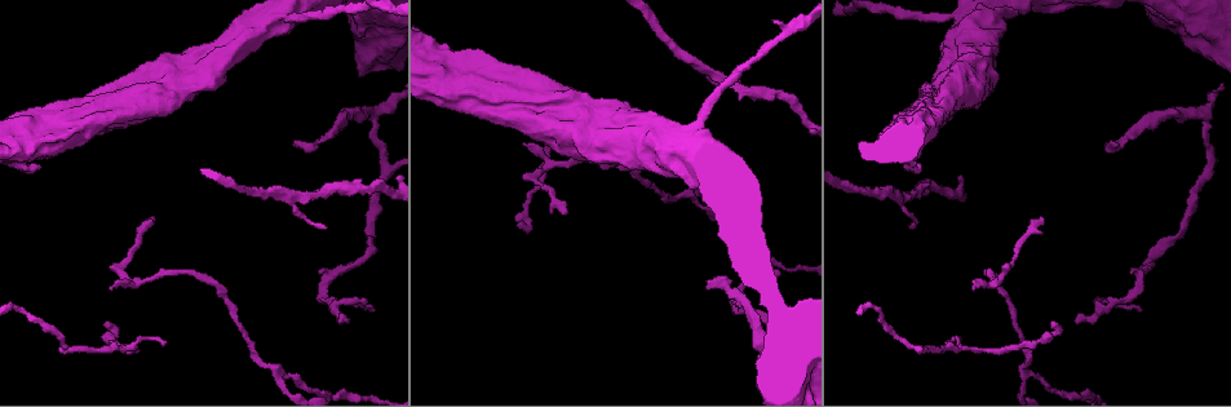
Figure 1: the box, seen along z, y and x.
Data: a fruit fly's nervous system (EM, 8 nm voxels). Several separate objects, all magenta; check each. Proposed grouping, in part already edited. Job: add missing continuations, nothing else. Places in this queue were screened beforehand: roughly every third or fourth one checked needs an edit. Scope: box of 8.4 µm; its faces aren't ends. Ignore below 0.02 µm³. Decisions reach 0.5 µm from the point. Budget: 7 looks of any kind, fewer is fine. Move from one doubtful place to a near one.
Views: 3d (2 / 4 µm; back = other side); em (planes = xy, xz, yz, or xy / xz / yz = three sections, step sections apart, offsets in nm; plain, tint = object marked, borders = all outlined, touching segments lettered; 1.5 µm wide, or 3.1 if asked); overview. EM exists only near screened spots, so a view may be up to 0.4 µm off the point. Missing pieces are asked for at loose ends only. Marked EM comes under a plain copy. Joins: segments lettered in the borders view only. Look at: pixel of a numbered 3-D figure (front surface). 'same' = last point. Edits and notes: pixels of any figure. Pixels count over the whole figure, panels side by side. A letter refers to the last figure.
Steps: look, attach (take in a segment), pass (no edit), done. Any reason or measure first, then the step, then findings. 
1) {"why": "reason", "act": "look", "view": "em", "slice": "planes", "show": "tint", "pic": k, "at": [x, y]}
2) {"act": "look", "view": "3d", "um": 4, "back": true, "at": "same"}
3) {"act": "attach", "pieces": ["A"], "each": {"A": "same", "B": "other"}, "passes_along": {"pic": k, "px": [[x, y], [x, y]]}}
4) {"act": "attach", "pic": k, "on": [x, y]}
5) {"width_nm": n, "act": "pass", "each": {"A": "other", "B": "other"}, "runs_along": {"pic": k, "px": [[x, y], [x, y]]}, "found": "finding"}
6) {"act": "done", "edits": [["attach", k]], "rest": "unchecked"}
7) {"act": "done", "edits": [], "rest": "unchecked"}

{"why": "free end", "act": "look", "view": "3d", "um": 4, "back": true, "pic": 1, "at": [566, 212]}

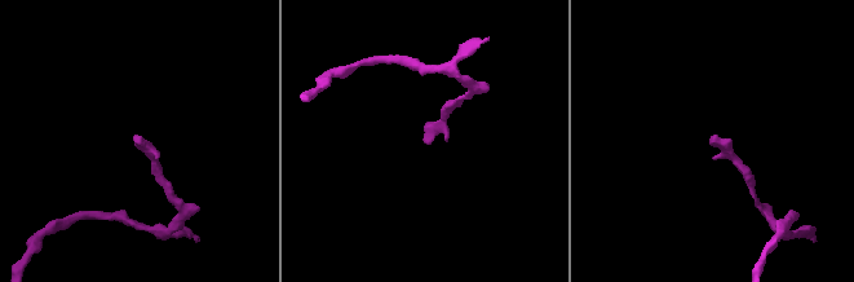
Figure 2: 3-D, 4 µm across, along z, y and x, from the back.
{"why": "shape alone is not enough", "act": "look", "view": "em", "slice": "yz", "step": 4, "show": "tint", "pic": 2, "at": [713, 136]}

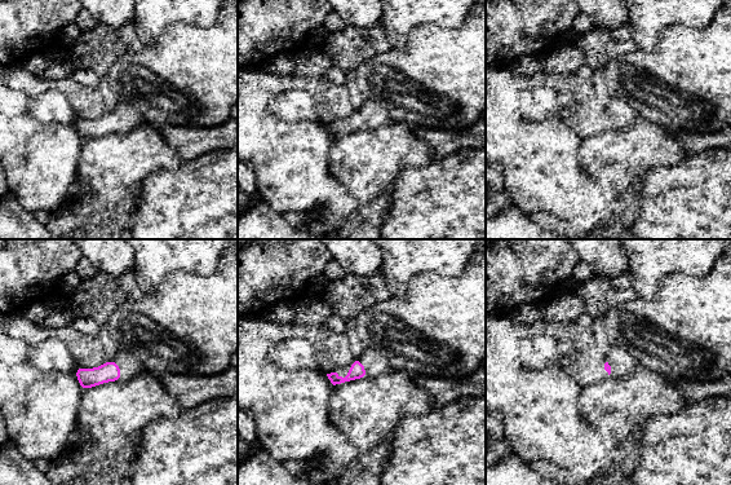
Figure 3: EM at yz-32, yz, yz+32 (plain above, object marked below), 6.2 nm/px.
{"why": "another direction", "act": "look", "view": "em", "slice": "planes", "show": "borders", "at": "same"}

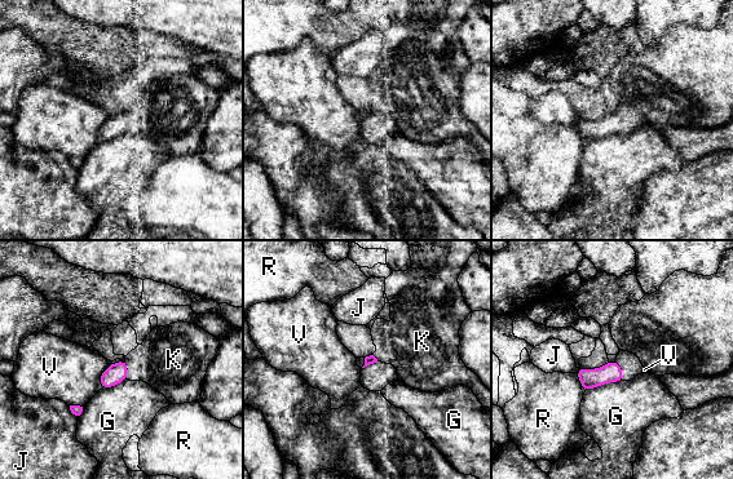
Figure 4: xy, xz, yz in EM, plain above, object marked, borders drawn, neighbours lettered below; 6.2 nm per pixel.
{"act": "attach", "pieces": ["K"], "each": {"G": "other", "J": "other", "K": "same", "R": "other", "V": "other"}, "found": "the neuron continues"}

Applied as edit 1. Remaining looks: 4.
{"why": "see it whole again", "act": "look", "view": "overview"}

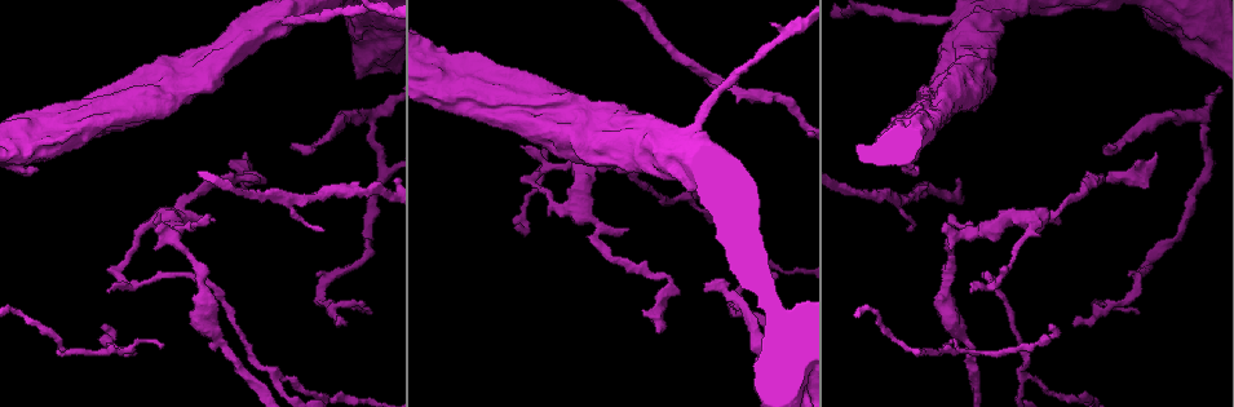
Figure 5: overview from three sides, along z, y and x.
{"why": "branch stops here", "act": "look", "view": "em", "slice": "planes", "show": "borders", "pic": 5, "at": [1138, 311]}

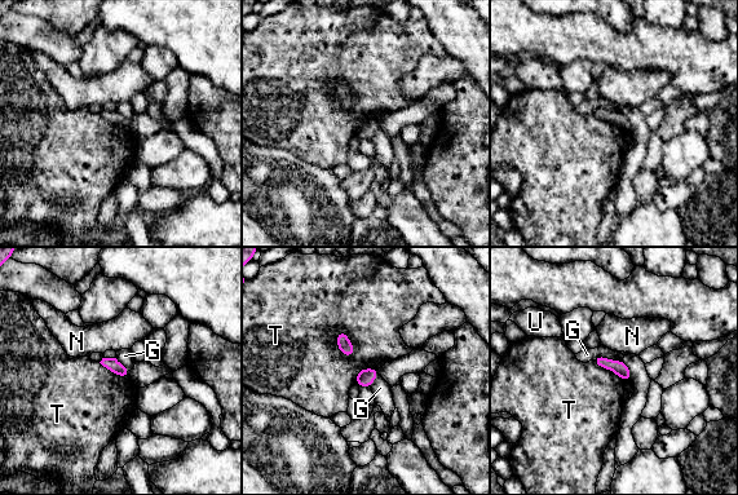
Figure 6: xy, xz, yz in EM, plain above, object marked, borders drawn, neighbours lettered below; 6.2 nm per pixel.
{"longest_contact_nm": ["T", 200], "act": "pass", "each": {"G": "other", "N": "other", "T": "other", "U": "other"}, "border": {"pic": 6, "px": [[592, 358], [605, 356], [622, 361]]}, "found": "no lettered segment goes on from it"}

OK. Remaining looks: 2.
{"why": "stops while still wide", "act": "look", "view": "em", "slice": "planes", "show": "tint", "pic": 5, "at": [181, 101]}

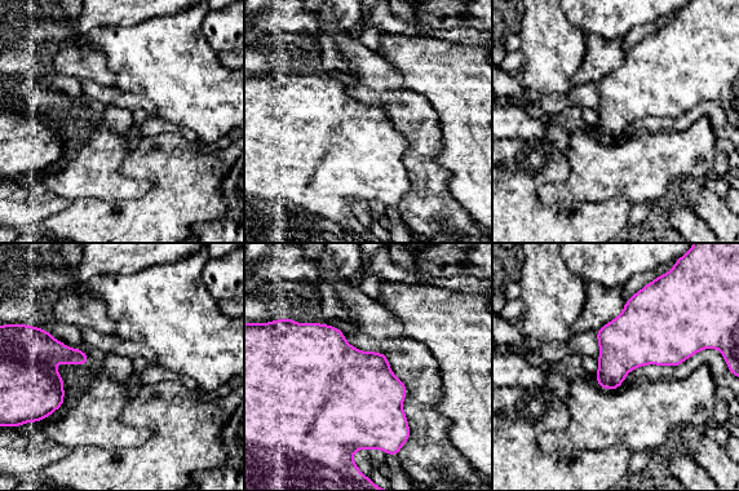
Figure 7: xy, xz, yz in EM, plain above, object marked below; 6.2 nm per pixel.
{"why": "see the neighbours", "act": "look", "view": "em", "slice": "planes", "show": "borders", "at": "same"}

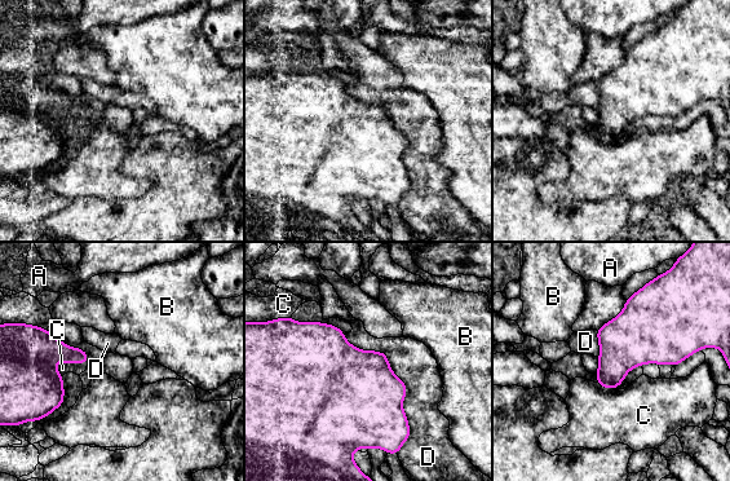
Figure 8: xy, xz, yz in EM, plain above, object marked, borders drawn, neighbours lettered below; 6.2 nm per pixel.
{"act": "pass", "each": {"A": "other", "B": "other", "C": "other", "D": "other"}, "border": {"pic": 8, "px": [[344, 334], [406, 385], [401, 449]]}, "found": "none of them fits"}

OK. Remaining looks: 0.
{"act": "done", "edits": [["attach", 4]], "rest": "unchecked"}

